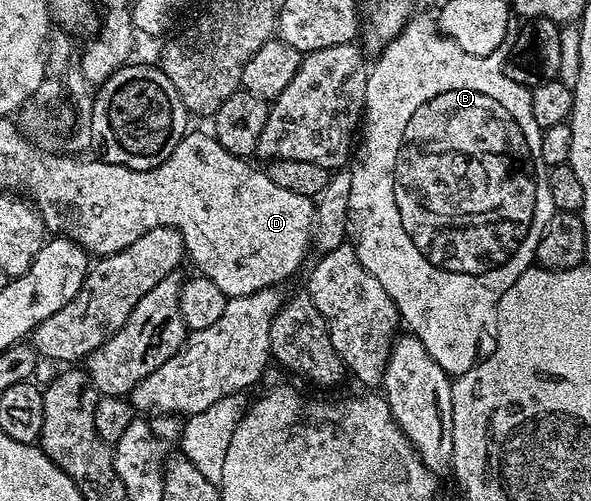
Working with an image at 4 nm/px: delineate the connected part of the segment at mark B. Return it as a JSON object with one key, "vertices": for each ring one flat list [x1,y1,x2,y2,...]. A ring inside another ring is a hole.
{"vertices":[[413,17,404,25,403,33,407,34,432,34,425,42,404,42,405,40,396,40,387,48,379,51,375,55,376,63,371,63,368,71,368,79,366,80,366,96,364,104,364,113,362,117,362,134,364,139,359,139,358,145,354,150,354,161,351,163,350,169,352,179,350,180,350,196,348,197,348,238,350,245,355,248,356,255,360,263,367,268,370,276,374,276,374,280,378,280,378,284,382,284,382,288,386,288,386,292,390,296,390,300,396,304,396,310,400,313,400,321,418,340,422,340,422,344,426,348,426,352,430,352,430,356,434,356,434,360,438,360,438,364,450,376,459,376,465,374,470,368,474,368,477,362,481,361,482,356,492,353,496,346,496,309,502,300,502,296,506,292,506,288,510,288,510,284,514,284,514,280,518,280,518,276,522,276,522,272,526,272,537,261,536,249,538,248,539,237,542,236,543,229,547,226,553,213,557,211,555,204,550,200,550,184,548,183,549,167,545,166,542,160,542,140,540,139,541,128,538,120,534,120,534,112,530,112,530,96,531,89,522,84,518,84,514,80,510,80,502,69,499,61,493,60,491,57,479,58,472,54,468,54,462,50,453,38,444,37,443,34,437,32,437,23,430,17,419,18]]}

